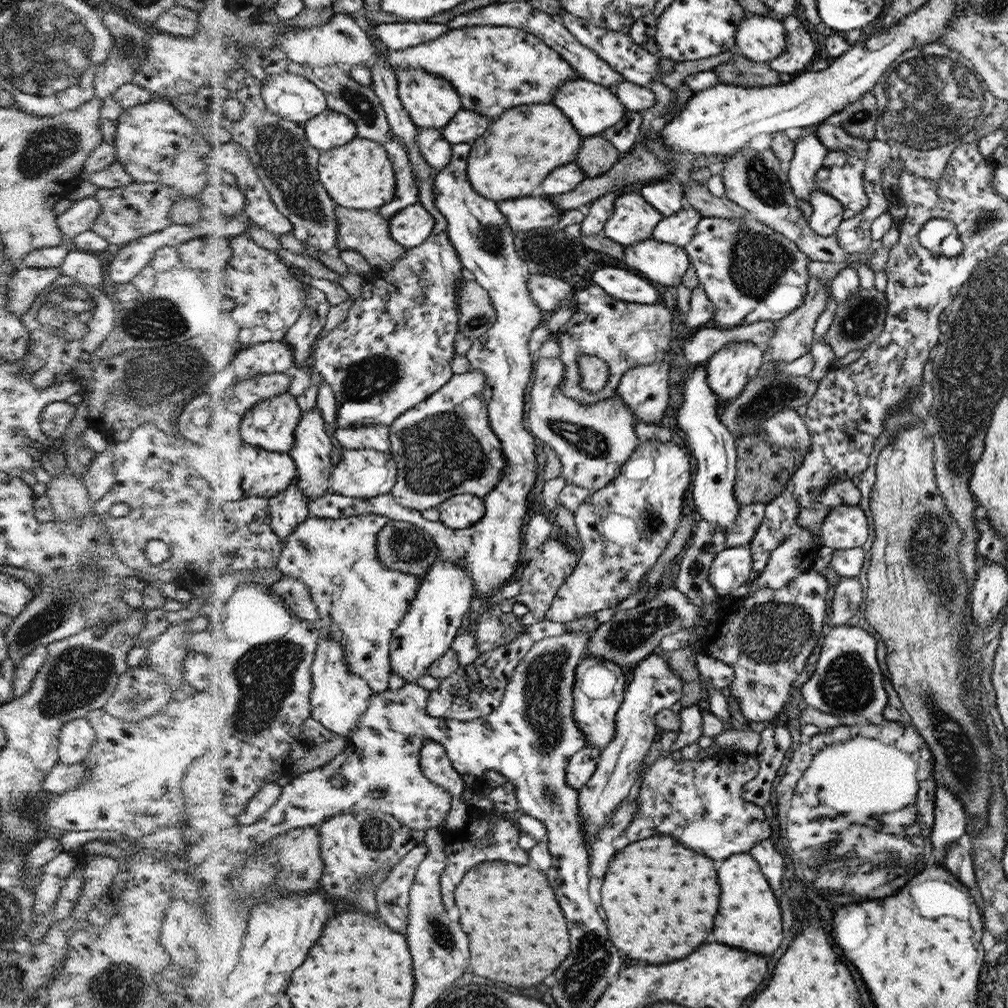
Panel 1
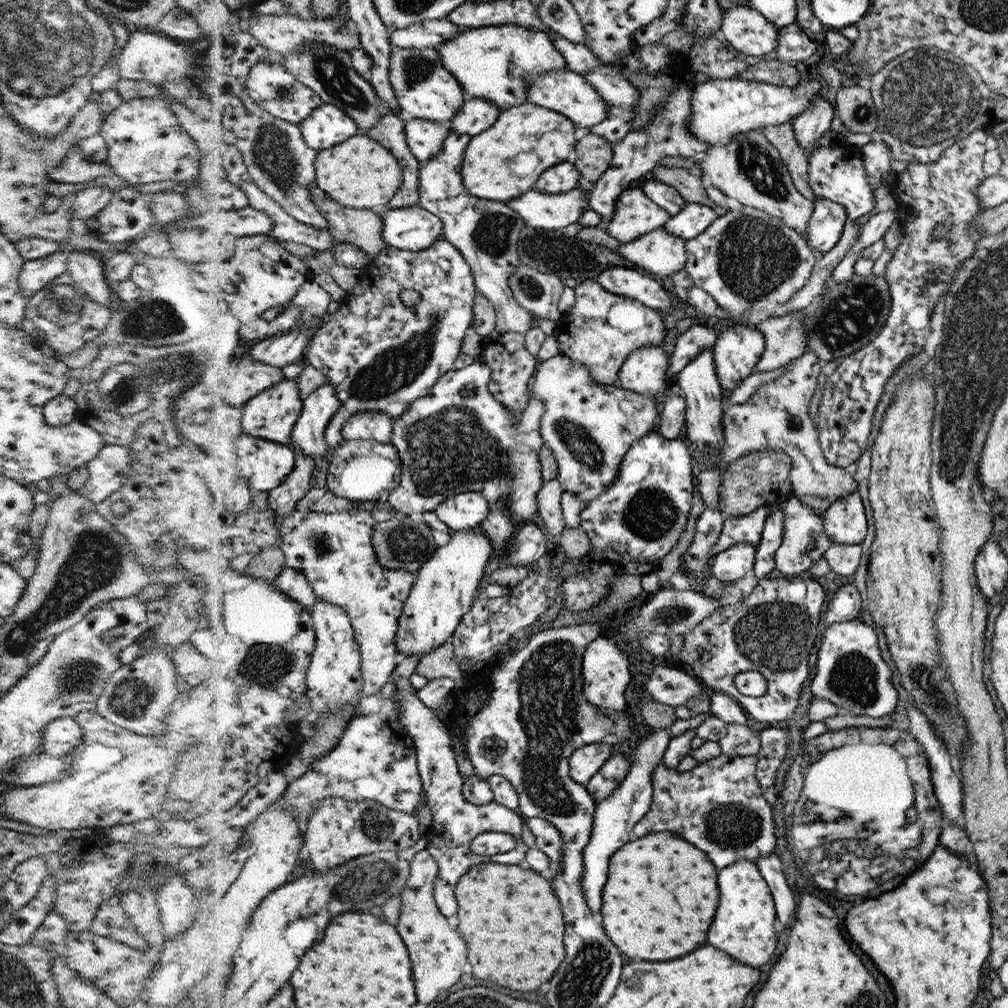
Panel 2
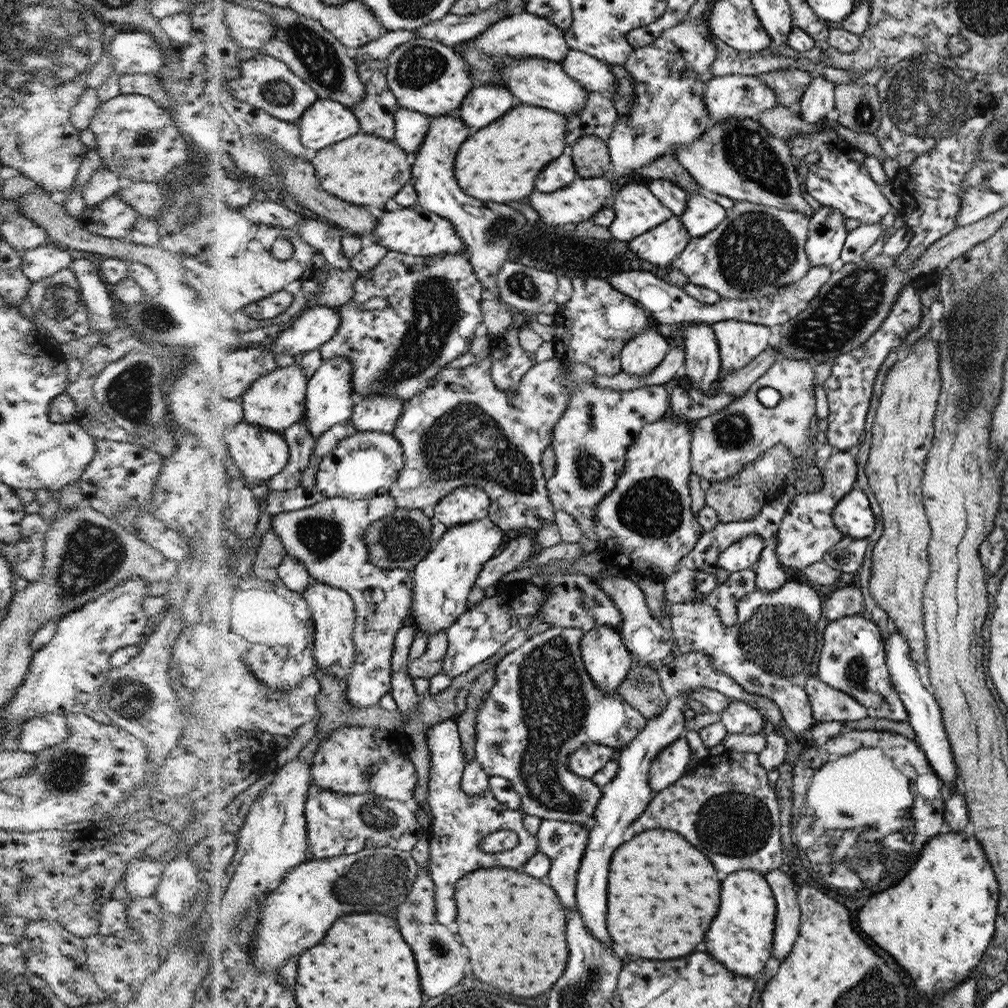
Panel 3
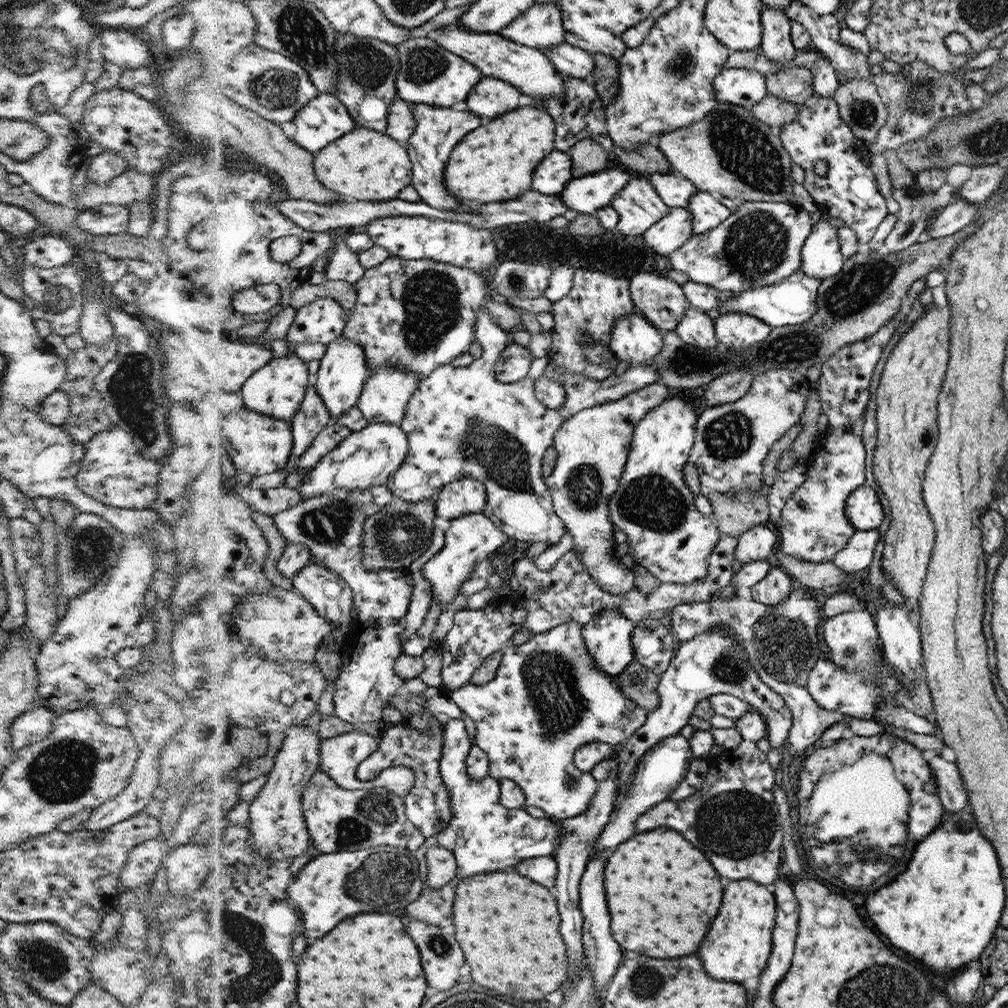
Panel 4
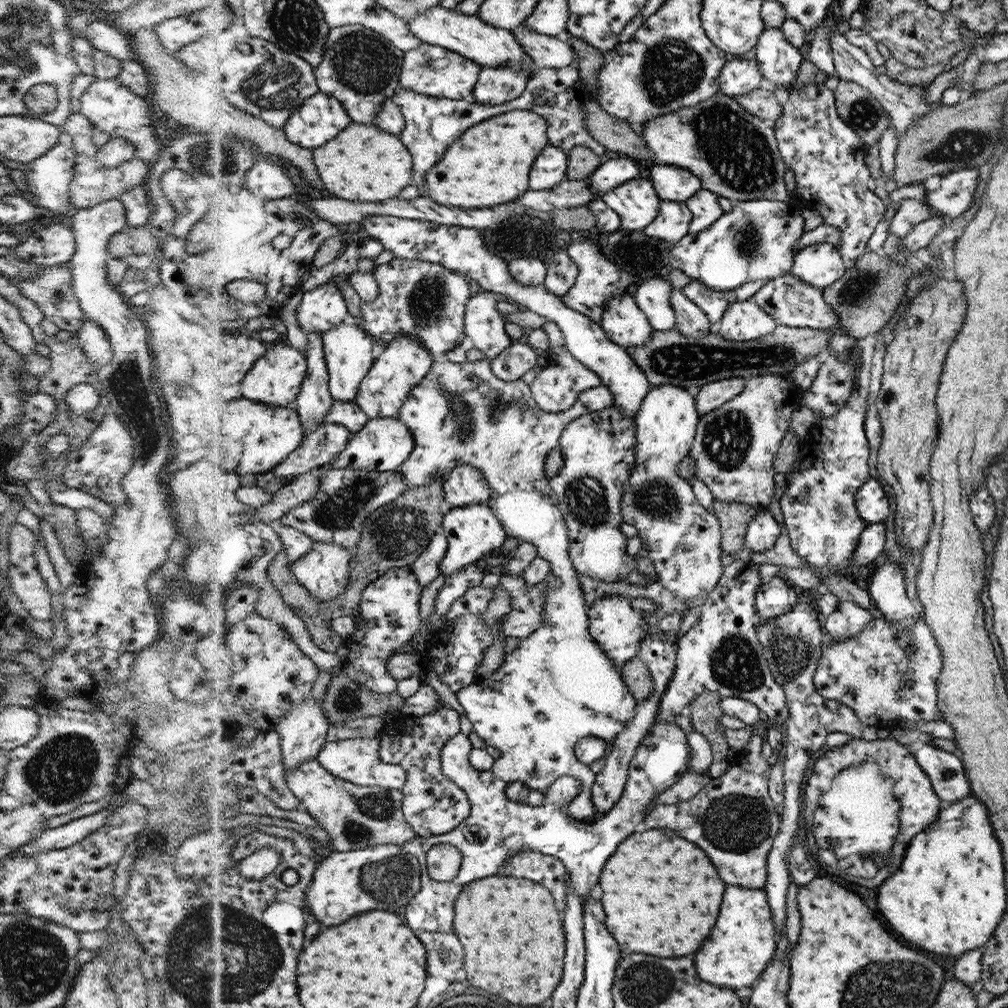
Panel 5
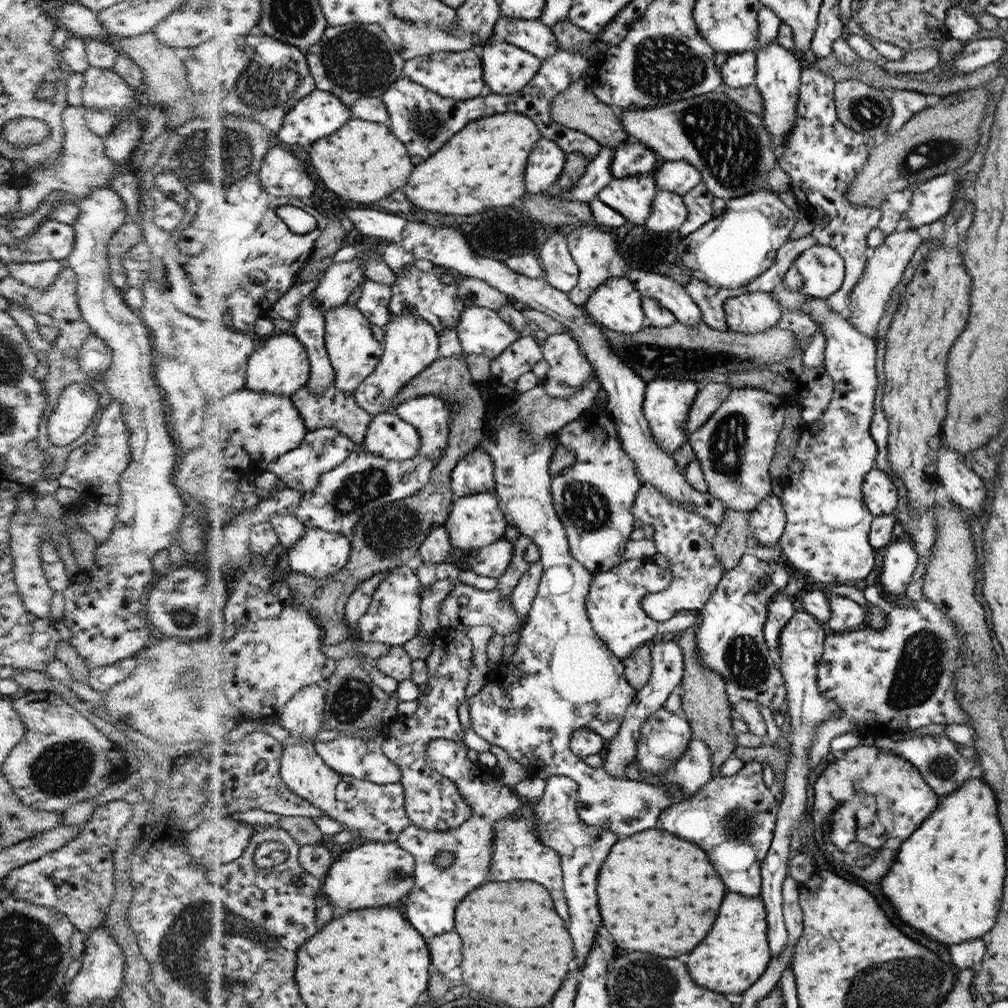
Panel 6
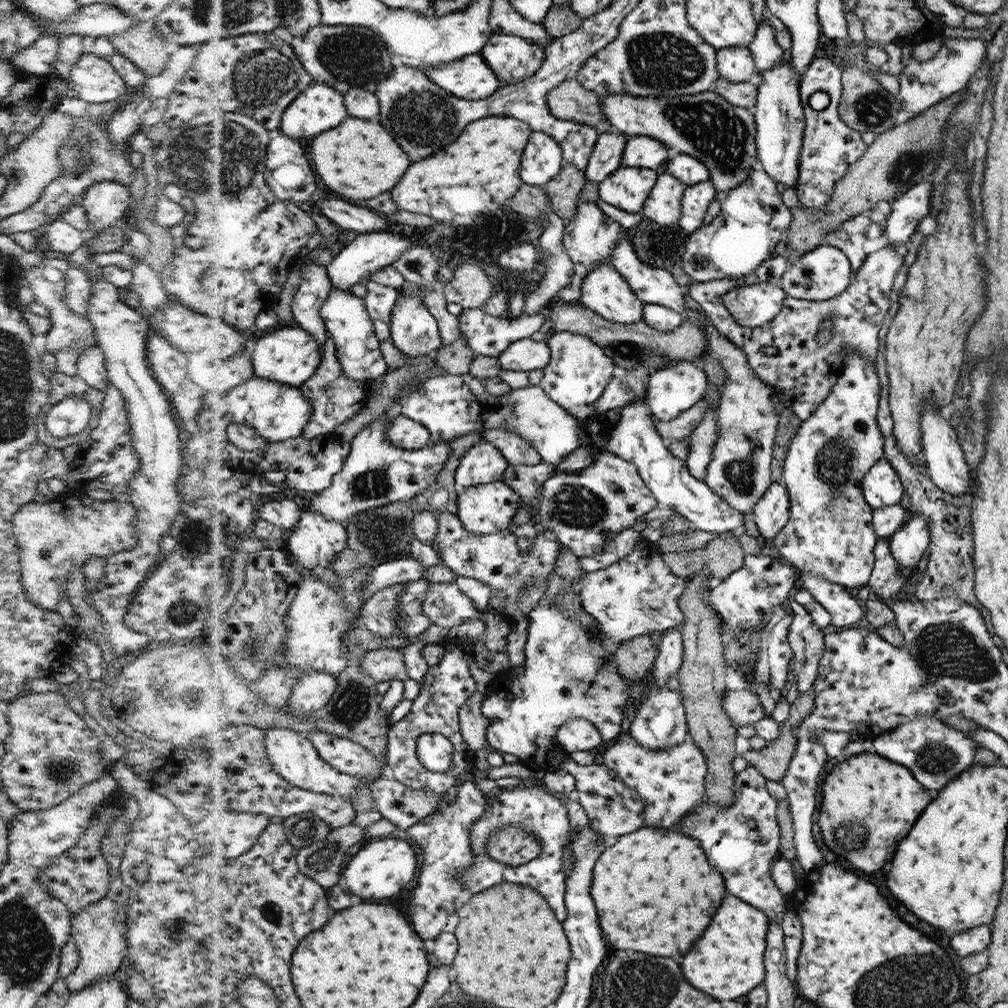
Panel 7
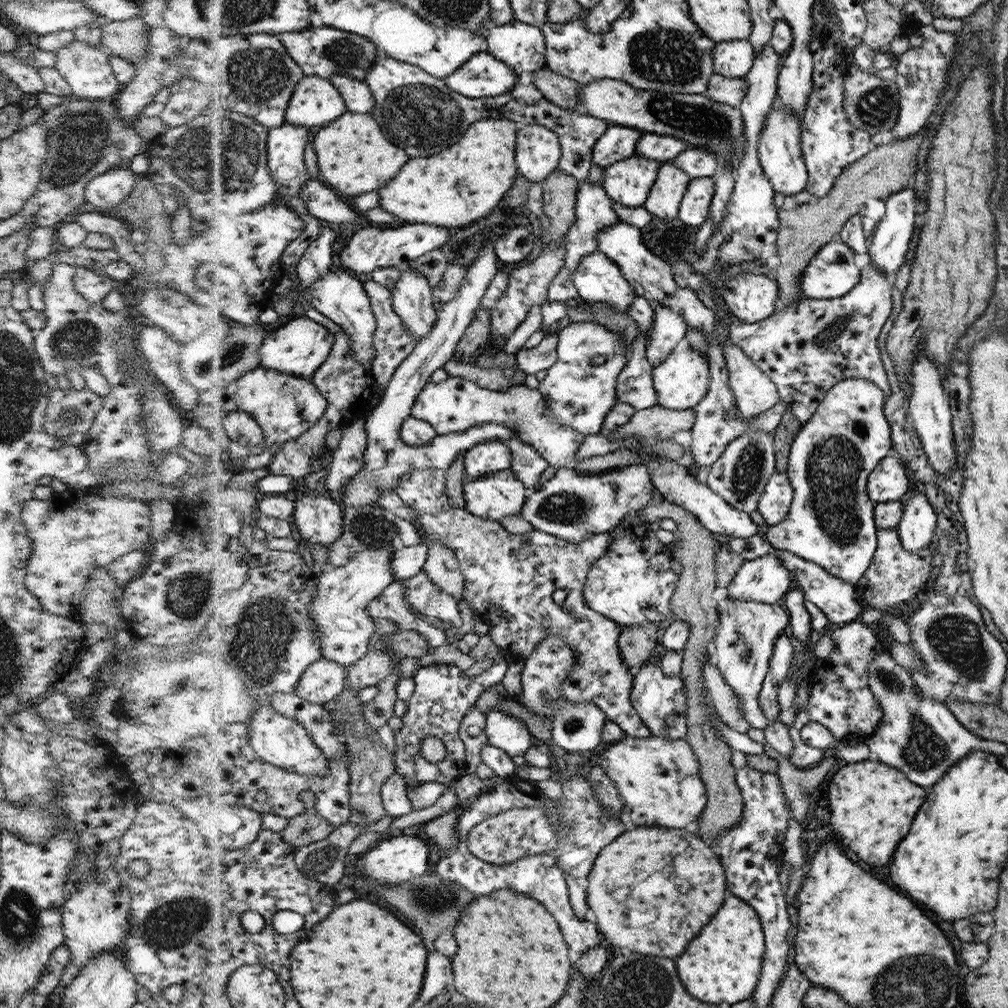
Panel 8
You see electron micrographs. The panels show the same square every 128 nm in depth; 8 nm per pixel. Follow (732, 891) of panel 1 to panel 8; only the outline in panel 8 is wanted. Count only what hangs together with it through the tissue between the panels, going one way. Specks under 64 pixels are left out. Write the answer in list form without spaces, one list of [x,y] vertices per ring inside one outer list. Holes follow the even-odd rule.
[[[729,896],[724,900],[724,908],[720,908],[720,916],[700,932],[700,940],[696,940],[696,944],[692,944],[692,948],[688,948],[688,952],[676,962],[680,964],[680,976],[684,976],[688,992],[712,1004],[736,1004],[750,999],[759,984],[767,950],[766,932],[758,910],[738,896]]]

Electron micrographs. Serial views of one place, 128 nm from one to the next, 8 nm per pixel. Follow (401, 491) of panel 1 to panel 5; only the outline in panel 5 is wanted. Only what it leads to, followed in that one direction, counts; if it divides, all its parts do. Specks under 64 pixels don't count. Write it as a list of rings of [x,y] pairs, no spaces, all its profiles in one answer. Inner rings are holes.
[[[481,290],[476,291],[465,306],[463,333],[472,339],[474,347],[484,353],[485,358],[478,361],[467,360],[461,364],[448,360],[436,362],[432,372],[413,391],[411,398],[402,407],[399,418],[412,429],[417,445],[411,459],[399,470],[407,478],[409,486],[416,488],[431,485],[443,474],[450,474],[463,464],[479,468],[491,487],[488,507],[498,517],[500,524],[507,531],[507,536],[513,536],[520,542],[534,544],[538,551],[537,556],[550,562],[552,572],[543,581],[547,584],[547,598],[541,626],[530,636],[520,640],[520,645],[514,651],[505,655],[504,662],[490,678],[477,679],[460,690],[457,698],[472,723],[472,731],[500,753],[491,768],[500,780],[508,783],[522,781],[531,790],[546,792],[556,779],[566,775],[575,776],[580,784],[574,800],[567,802],[568,814],[580,820],[594,819],[597,810],[591,788],[598,777],[589,765],[584,764],[575,755],[575,744],[587,736],[595,736],[610,744],[629,723],[632,723],[637,714],[638,701],[626,685],[623,669],[615,666],[611,657],[603,651],[599,642],[596,642],[590,633],[590,617],[587,613],[589,608],[585,604],[577,569],[570,557],[570,529],[546,476],[545,460],[548,453],[559,446],[559,440],[568,424],[579,416],[612,407],[615,400],[612,392],[601,385],[580,395],[580,400],[570,410],[551,413],[540,410],[531,395],[530,386],[524,380],[505,382],[496,378],[490,370],[490,360],[494,360],[515,342],[507,335],[505,321],[497,309],[497,302],[501,299],[500,293]],[[448,394],[458,395],[460,401],[464,401],[466,407],[470,409],[472,434],[468,436],[460,434],[460,424],[446,396]]]

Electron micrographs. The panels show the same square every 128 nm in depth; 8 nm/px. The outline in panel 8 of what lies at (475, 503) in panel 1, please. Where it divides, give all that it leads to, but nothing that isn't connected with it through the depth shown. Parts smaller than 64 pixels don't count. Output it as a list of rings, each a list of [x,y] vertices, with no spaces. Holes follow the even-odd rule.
[[[495,439],[476,444],[466,451],[466,480],[478,480],[492,472],[509,470],[511,460],[511,449],[506,440]]]

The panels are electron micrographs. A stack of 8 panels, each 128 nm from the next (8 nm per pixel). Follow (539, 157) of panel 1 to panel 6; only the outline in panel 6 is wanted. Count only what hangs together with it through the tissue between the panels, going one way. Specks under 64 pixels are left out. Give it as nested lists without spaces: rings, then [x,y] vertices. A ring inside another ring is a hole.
[[[507,112],[475,120],[463,130],[444,152],[438,152],[412,174],[404,190],[416,208],[468,216],[492,206],[508,206],[526,194],[524,172],[533,147],[542,137],[535,121],[524,113]]]

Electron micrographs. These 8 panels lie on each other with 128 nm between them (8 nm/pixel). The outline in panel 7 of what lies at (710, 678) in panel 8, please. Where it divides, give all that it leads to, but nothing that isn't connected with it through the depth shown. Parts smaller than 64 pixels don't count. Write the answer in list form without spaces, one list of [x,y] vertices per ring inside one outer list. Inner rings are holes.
[[[727,689],[724,696],[724,708],[737,725],[754,724],[765,717],[764,706],[756,693],[746,689],[733,692]]]

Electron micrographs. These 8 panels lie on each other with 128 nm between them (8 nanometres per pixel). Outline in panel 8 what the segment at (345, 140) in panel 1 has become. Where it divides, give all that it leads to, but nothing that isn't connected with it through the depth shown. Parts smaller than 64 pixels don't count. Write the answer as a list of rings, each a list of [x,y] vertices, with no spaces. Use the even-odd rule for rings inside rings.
[[[306,75],[290,103],[287,122],[317,131],[348,111],[347,100],[330,79]]]

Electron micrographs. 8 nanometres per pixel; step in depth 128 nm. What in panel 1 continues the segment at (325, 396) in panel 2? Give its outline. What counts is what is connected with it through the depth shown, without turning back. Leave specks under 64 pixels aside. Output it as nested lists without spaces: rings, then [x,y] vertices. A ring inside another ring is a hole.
[[[320,407],[306,411],[296,434],[296,446],[290,452],[299,465],[299,485],[302,486],[301,489],[310,497],[310,500],[320,499],[320,497],[332,492],[330,482],[336,467],[332,462],[332,452],[336,446],[334,446],[334,440],[328,434],[326,427],[328,427],[328,422]]]

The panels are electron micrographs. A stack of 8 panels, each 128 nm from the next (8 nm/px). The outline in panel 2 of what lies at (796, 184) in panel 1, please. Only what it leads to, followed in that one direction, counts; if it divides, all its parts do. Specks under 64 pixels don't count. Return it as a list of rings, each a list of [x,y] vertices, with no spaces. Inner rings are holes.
[[[823,93],[817,94],[813,104],[806,108],[799,118],[794,118],[794,131],[796,140],[802,145],[807,156],[813,152],[812,145],[826,130],[830,130],[830,124],[834,118],[834,109],[824,97]]]

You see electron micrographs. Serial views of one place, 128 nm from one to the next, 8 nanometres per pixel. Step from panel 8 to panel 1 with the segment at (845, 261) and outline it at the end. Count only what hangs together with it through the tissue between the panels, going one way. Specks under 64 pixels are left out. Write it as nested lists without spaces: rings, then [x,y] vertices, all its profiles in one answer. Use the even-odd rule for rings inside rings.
[[[815,187],[807,200],[812,206],[809,224],[820,236],[832,236],[843,222],[843,204],[836,197]]]

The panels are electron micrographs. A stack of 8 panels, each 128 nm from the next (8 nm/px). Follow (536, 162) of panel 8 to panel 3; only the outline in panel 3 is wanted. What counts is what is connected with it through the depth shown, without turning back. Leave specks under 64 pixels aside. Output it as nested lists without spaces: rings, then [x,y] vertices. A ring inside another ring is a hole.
[[[565,152],[552,164],[548,164],[548,168],[544,168],[544,176],[536,180],[536,190],[543,193],[556,192],[575,182],[577,178],[575,162],[571,160],[570,153]]]

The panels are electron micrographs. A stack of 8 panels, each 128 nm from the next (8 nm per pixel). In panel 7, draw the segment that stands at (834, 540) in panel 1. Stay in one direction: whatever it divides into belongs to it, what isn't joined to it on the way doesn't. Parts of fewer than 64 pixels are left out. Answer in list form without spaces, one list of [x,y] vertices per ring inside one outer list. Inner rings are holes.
[[[882,458],[863,479],[863,496],[868,505],[875,510],[892,505],[898,505],[904,496],[903,481],[898,472],[892,468],[890,460]]]

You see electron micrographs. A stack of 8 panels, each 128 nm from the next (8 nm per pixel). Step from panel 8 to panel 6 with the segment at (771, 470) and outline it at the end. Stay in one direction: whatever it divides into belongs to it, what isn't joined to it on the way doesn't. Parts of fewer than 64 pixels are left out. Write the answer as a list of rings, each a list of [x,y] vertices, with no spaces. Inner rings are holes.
[[[744,388],[732,390],[706,424],[691,435],[689,442],[700,461],[708,494],[724,508],[751,512],[774,492],[768,468],[775,458],[786,408],[766,408],[774,406],[770,396],[766,392],[744,392]]]

